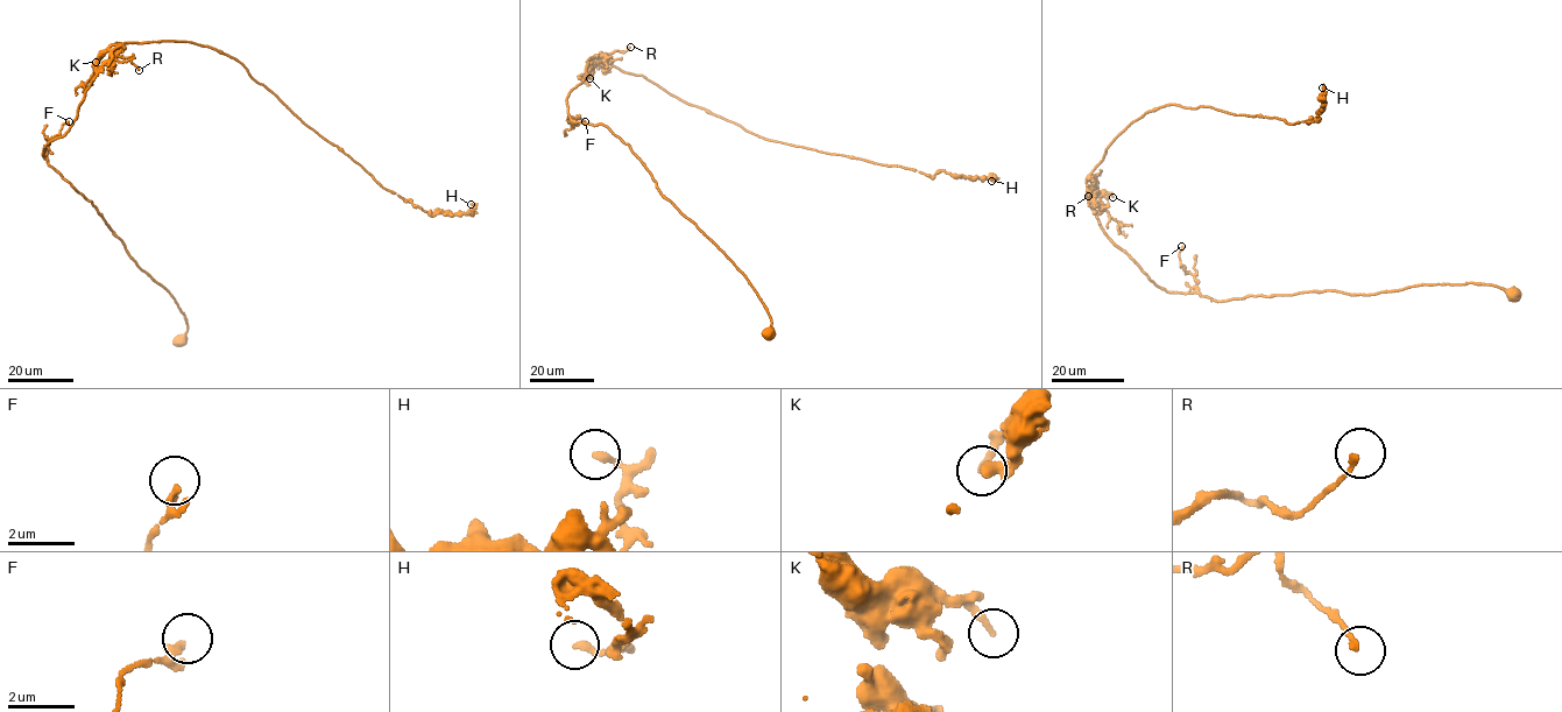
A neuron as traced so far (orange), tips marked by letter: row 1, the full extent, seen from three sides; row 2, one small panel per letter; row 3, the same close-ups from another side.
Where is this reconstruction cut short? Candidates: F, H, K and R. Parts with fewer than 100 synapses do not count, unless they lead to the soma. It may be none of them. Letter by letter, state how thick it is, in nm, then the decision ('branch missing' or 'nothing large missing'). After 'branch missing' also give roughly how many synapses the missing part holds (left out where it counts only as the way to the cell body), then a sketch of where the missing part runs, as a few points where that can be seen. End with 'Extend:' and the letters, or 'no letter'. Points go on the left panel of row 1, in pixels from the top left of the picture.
F: 140 nm thick; nothing large missing
H: 200 nm thick; nothing large missing
K: 190 nm thick; nothing large missing
R: 150 nm thick; nothing large missing
Extend: no letter

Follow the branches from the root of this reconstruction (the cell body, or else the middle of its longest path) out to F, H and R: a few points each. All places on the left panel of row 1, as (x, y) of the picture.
F: (181, 339), (188, 325), (175, 298), (138, 266), (92, 202), (48, 163), (48, 140), (58, 134), (69, 121)
H: (181, 339), (175, 298), (42, 153), (124, 43), (221, 51), (383, 188), (431, 213), (471, 204)
R: (181, 339), (188, 325), (175, 298), (42, 153), (72, 125), (107, 61), (129, 58), (139, 70)

